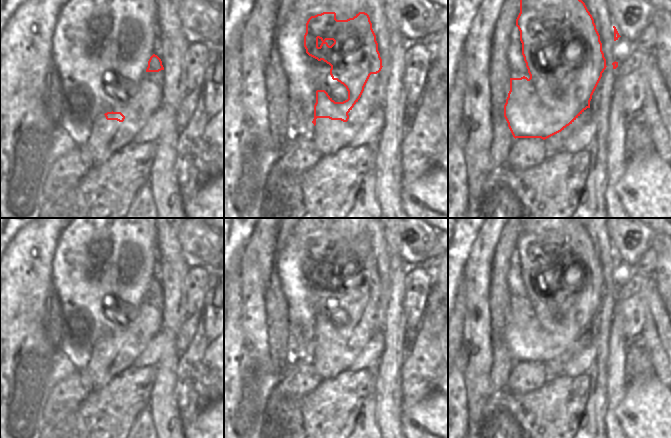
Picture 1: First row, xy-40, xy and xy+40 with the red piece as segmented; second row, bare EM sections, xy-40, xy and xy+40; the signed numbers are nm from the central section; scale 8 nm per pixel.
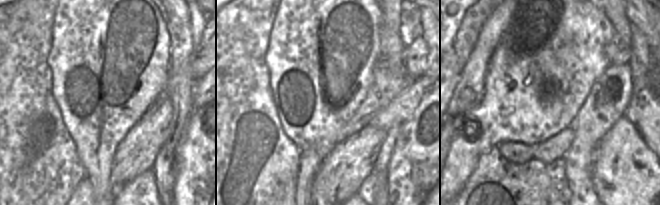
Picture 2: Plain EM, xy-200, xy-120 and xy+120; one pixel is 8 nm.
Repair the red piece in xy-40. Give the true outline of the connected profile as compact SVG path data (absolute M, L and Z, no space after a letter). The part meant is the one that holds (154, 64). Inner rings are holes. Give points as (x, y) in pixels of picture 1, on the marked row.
M153 54L148 61L146 72L159 72L161 70L164 70L162 61L157 55Z

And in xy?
M323 12L311 16L306 23L304 47L309 56L329 64L332 79L343 84L348 91L347 100L335 102L325 90L317 90L312 123L315 126L317 118L347 122L348 113L360 99L370 75L379 73L383 67L369 15L359 12L347 20L337 20L335 12Z

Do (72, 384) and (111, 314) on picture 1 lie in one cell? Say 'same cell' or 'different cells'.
different cells

